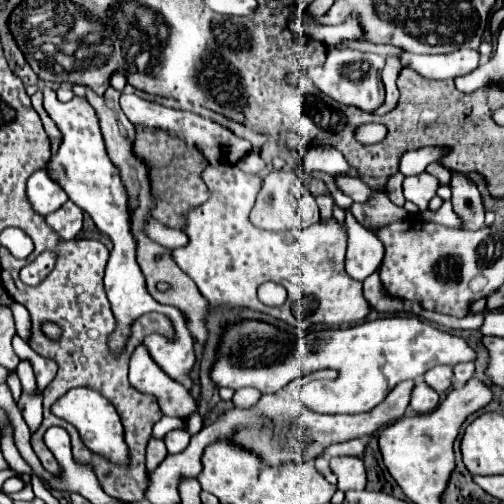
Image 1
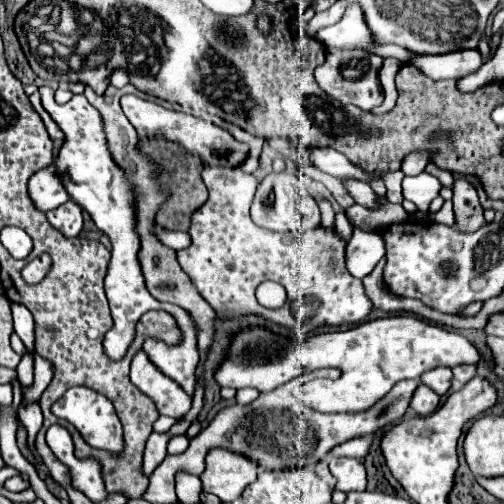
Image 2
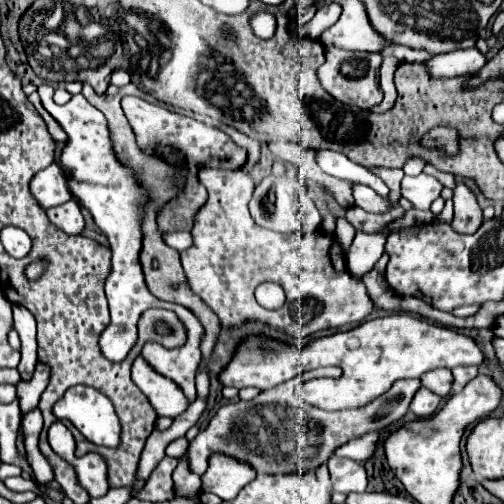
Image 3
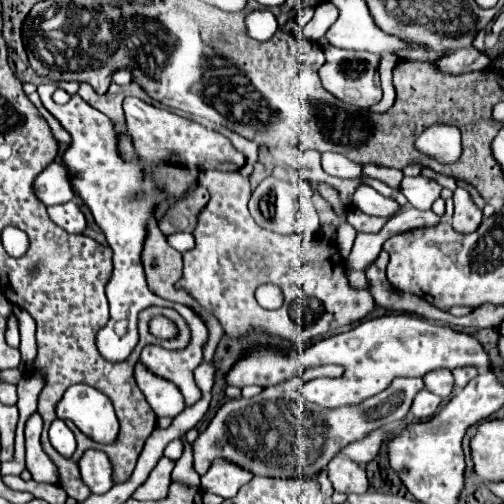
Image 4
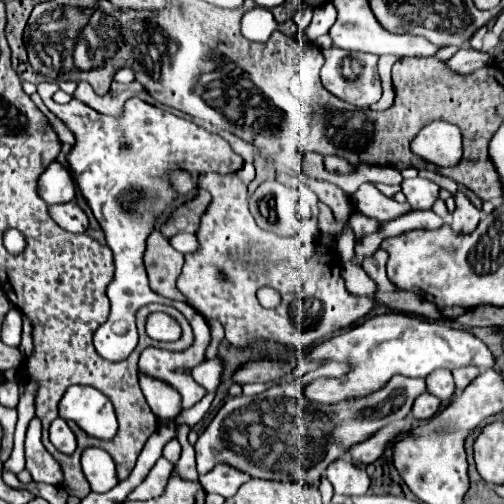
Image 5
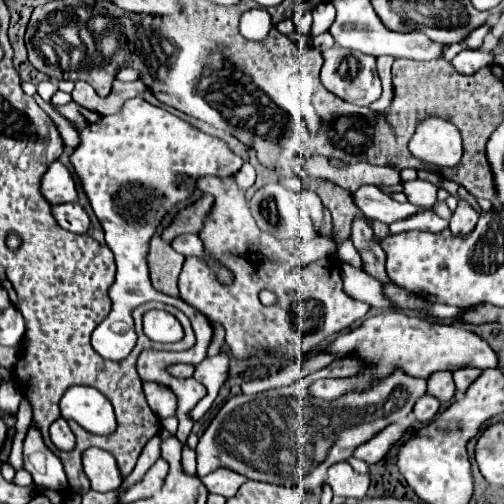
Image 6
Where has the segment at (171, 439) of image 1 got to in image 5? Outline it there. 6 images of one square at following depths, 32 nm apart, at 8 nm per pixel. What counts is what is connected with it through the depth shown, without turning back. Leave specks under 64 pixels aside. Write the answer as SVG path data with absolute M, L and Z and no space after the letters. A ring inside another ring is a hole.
M170 440L170 442L164 446L164 458L168 458L172 464L178 462L180 452L182 452L182 448L180 448L180 442L178 442L178 440Z

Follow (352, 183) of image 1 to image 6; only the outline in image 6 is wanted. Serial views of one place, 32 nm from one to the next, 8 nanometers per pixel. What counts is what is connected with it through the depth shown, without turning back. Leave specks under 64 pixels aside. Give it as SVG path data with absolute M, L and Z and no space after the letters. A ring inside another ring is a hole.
M372 184L360 186L354 192L354 200L356 200L356 206L362 210L362 214L366 218L380 220L384 224L408 218L408 216L412 216L412 214L416 214L416 212L422 210L418 206L412 206L410 202L398 204L396 200L392 200L390 196L386 196L378 186L372 186Z

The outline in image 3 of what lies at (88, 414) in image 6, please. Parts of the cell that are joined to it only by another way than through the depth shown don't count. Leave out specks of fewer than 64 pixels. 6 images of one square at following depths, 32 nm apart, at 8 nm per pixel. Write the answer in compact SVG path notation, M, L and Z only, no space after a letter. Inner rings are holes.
M72 386L66 390L66 394L54 404L54 416L56 418L66 418L70 420L88 442L96 446L106 446L106 448L118 448L120 446L120 420L114 412L112 402L98 390L90 386Z

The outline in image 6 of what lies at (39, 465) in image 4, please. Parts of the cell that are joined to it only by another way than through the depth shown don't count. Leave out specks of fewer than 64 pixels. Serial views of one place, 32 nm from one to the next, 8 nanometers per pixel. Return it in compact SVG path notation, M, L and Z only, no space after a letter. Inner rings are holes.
M36 424L28 428L24 440L24 468L32 474L36 484L44 484L58 492L68 492L68 482L62 462L44 446Z

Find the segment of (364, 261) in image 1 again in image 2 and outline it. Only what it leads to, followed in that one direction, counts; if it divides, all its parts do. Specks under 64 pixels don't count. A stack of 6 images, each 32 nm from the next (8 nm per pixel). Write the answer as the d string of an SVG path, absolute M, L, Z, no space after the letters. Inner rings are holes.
M352 222L352 236L346 246L346 268L354 278L368 276L384 258L384 240L380 232L364 232Z

